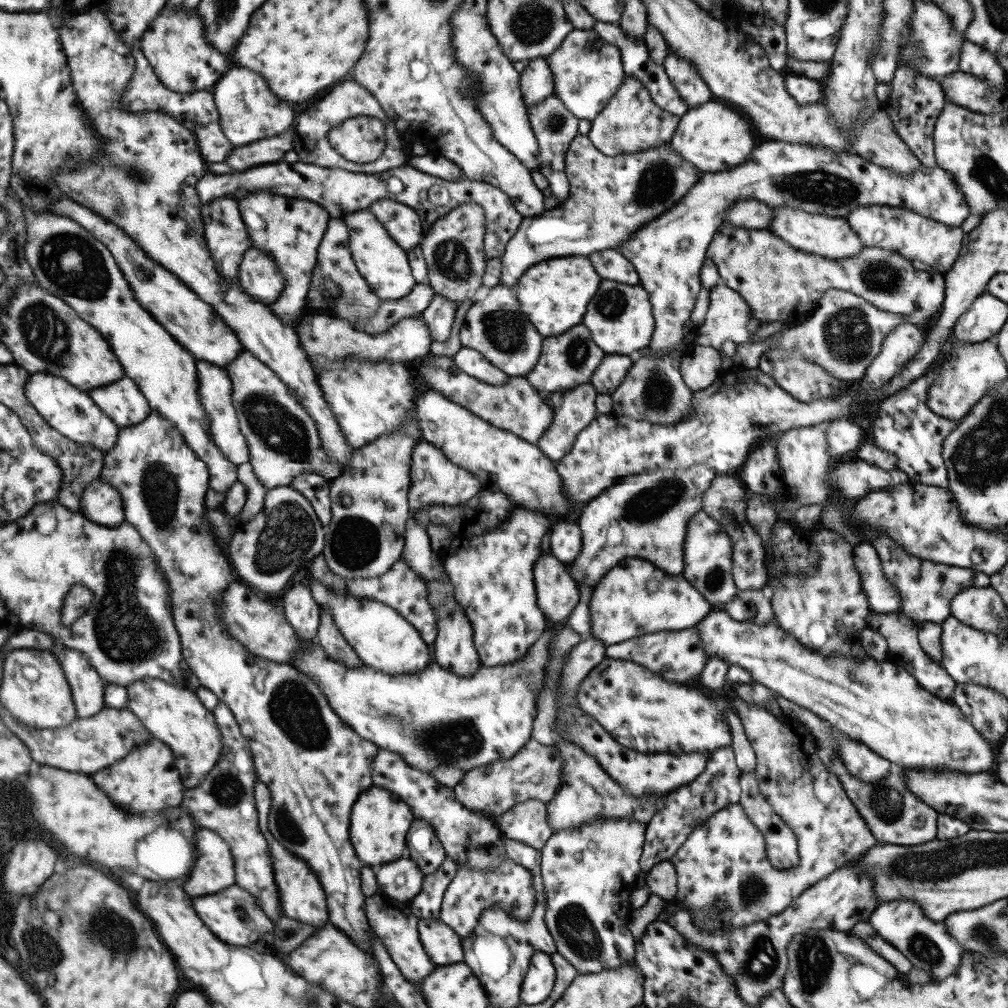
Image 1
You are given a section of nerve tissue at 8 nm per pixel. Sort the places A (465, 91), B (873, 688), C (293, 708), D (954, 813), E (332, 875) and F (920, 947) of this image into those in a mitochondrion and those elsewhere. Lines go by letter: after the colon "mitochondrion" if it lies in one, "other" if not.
A: mitochondrion
B: other
C: mitochondrion
D: other
E: other
F: mitochondrion

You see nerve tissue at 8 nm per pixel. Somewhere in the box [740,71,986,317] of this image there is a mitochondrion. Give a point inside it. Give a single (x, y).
(821, 187)

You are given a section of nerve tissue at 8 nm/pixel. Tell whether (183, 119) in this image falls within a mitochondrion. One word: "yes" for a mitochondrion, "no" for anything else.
no

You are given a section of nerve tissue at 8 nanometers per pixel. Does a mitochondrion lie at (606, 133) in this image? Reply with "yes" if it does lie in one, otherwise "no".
yes

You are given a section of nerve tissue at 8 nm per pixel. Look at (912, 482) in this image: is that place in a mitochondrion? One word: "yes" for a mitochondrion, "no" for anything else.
no

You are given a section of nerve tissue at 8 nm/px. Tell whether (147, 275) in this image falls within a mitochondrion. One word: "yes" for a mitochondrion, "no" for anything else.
no

